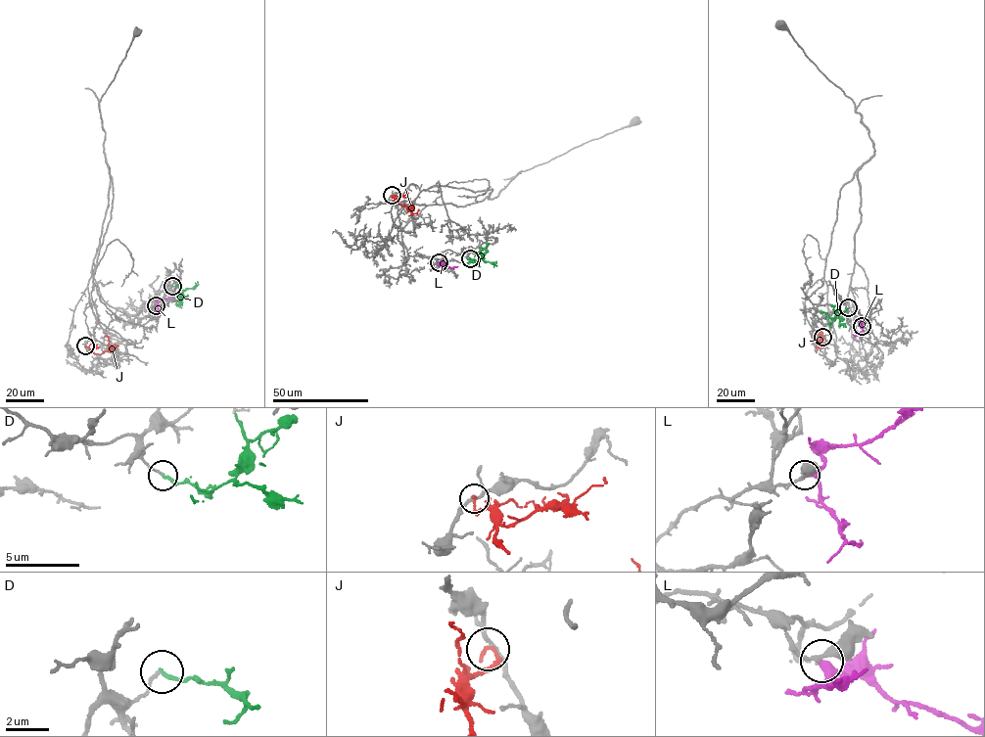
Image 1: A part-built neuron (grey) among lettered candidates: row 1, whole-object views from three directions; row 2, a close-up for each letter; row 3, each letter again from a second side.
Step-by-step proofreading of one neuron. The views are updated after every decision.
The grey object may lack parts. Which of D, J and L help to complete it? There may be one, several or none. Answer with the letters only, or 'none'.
L

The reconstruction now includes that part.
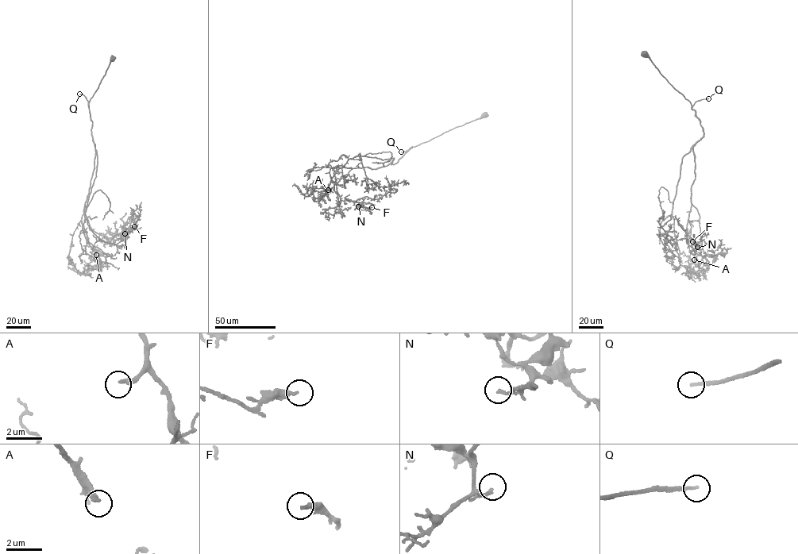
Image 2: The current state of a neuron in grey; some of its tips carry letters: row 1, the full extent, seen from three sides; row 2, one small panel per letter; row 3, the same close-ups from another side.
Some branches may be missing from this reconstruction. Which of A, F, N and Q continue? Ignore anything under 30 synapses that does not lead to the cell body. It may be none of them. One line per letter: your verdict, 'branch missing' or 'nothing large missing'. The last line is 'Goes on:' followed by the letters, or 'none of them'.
A: branch missing
F: nothing large missing
N: nothing large missing
Q: branch missing
Goes on: A, Q

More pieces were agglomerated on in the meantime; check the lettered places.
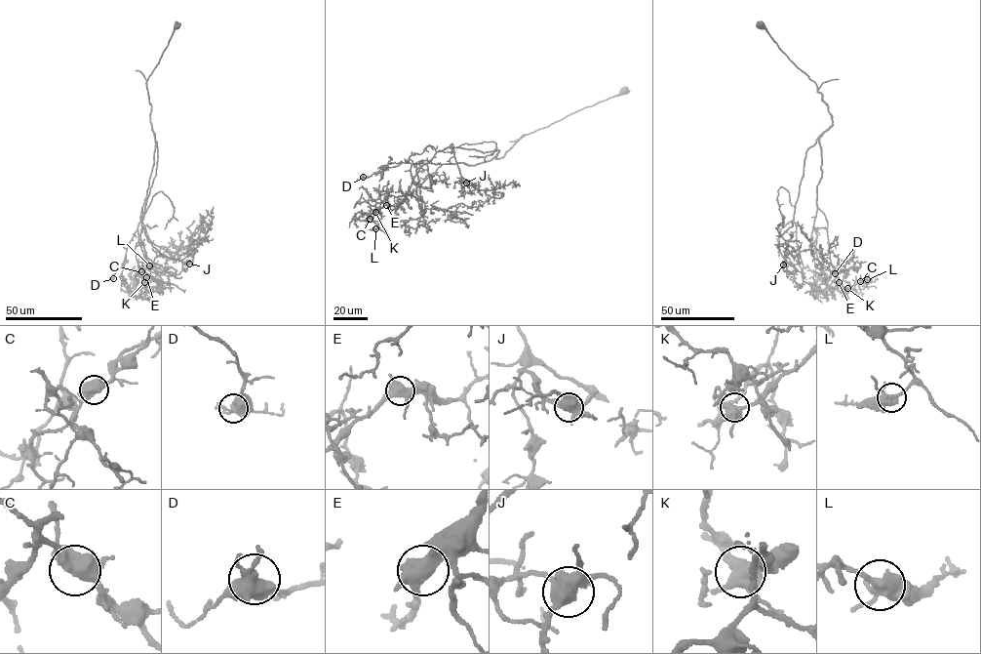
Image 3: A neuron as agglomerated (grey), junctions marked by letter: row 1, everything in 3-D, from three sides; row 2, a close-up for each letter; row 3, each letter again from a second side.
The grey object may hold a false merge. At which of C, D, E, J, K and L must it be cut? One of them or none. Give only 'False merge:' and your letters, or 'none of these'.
False merge: none of these

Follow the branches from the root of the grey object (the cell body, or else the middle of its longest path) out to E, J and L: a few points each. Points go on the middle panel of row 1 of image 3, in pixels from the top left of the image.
E: (623, 92), (523, 135), (500, 158), (495, 159), (496, 154), (474, 165), (421, 165), (406, 199), (386, 205)
J: (623, 92), (523, 135), (497, 159), (498, 150), (483, 153), (448, 147), (451, 143), (460, 179), (466, 183)
L: (623, 92), (523, 135), (500, 158), (421, 165), (406, 199), (368, 216), (375, 228)

